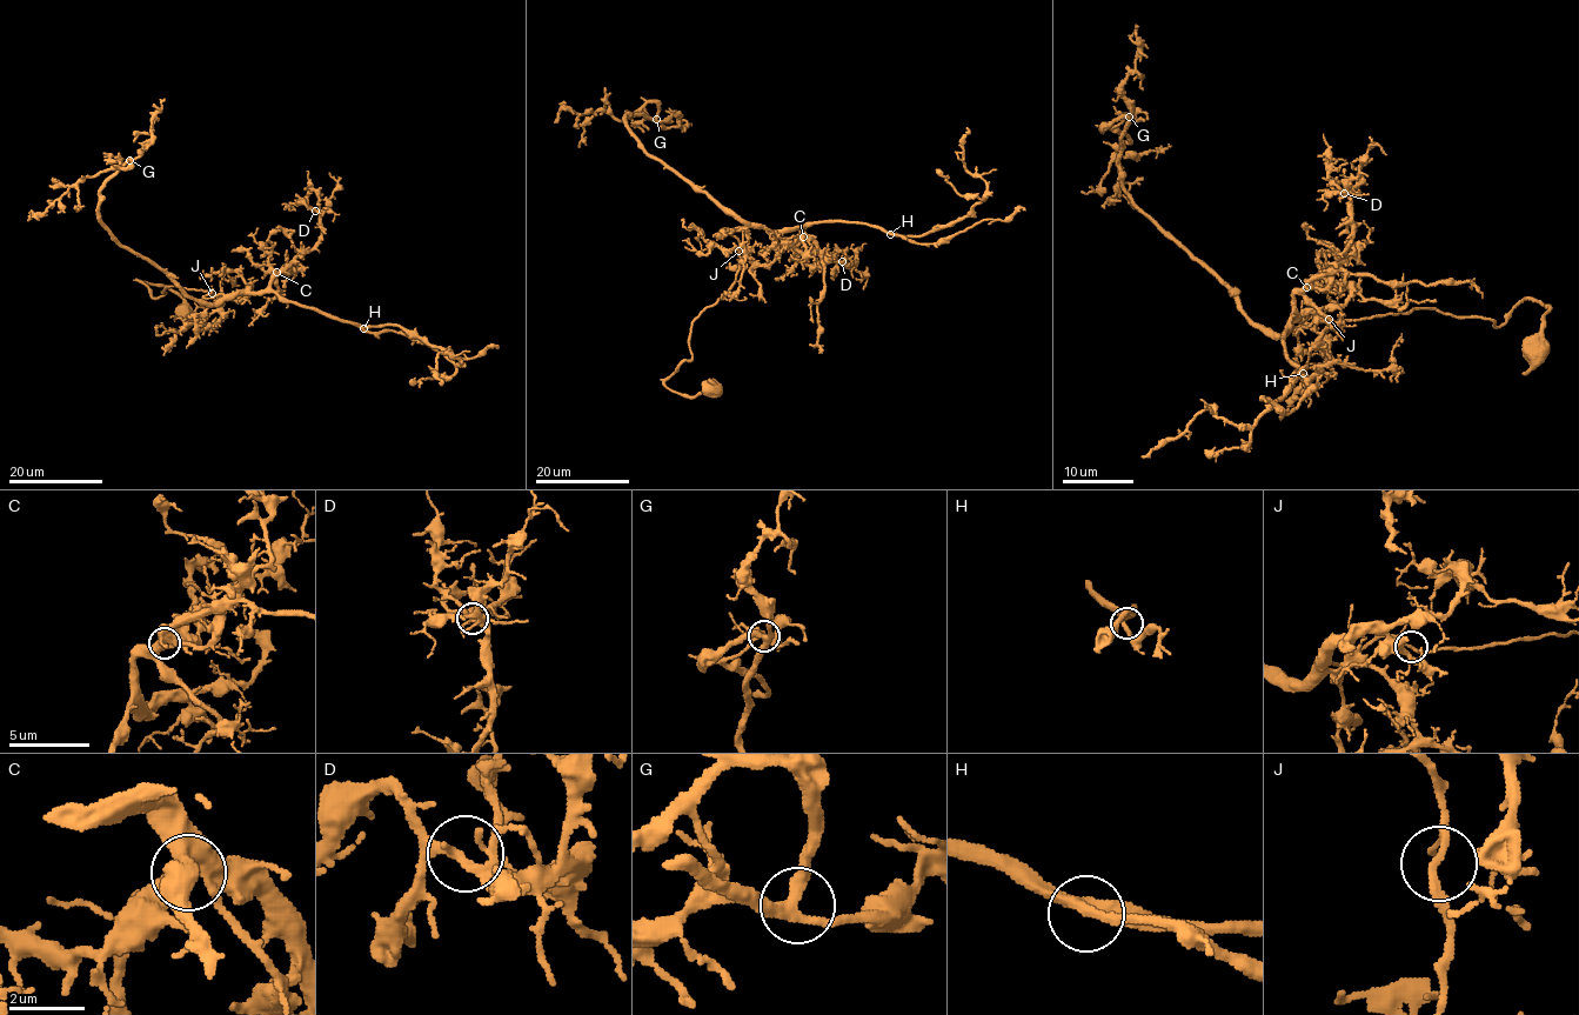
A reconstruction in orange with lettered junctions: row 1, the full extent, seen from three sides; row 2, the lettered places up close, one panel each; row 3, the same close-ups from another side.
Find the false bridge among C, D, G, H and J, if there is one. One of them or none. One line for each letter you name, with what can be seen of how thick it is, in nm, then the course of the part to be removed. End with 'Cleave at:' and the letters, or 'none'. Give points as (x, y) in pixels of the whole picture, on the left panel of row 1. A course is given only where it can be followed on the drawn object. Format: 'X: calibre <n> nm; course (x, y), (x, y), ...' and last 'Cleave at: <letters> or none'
Cleave at: none

